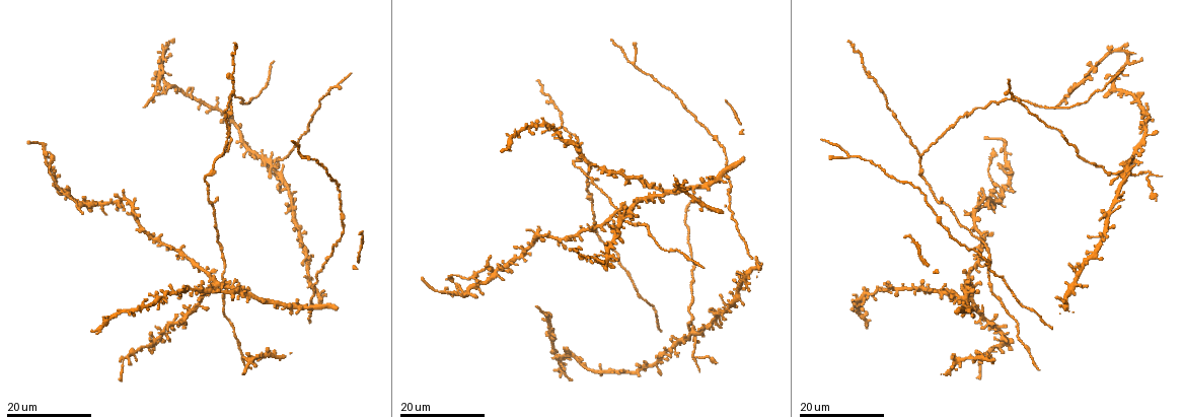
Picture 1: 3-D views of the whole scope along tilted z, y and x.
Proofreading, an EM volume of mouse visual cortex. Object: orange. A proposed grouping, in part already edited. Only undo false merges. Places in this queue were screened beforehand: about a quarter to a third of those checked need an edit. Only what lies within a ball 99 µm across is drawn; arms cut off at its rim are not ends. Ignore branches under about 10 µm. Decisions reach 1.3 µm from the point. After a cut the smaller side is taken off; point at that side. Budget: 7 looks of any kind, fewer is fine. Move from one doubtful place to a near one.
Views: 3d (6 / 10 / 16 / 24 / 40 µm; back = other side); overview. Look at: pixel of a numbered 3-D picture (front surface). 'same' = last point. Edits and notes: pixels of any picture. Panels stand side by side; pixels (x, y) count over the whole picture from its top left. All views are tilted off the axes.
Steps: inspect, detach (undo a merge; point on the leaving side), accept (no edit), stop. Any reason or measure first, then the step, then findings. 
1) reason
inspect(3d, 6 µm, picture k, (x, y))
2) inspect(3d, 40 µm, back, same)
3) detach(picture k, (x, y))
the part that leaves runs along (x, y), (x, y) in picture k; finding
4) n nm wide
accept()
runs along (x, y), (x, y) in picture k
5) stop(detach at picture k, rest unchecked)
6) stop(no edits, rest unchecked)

inspect(3d, 16 µm, picture 1, (989, 278))

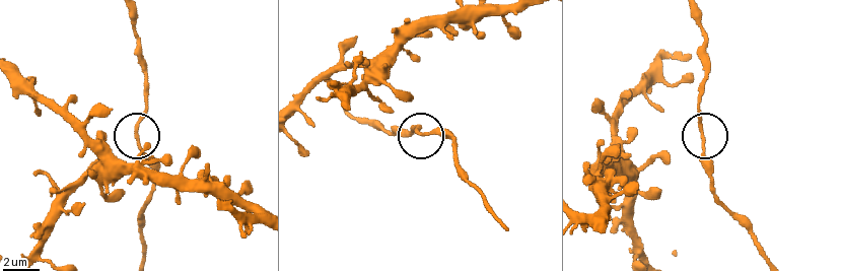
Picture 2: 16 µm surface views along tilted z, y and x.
inspect(3d, 6 µm, picture 2, (424, 136))

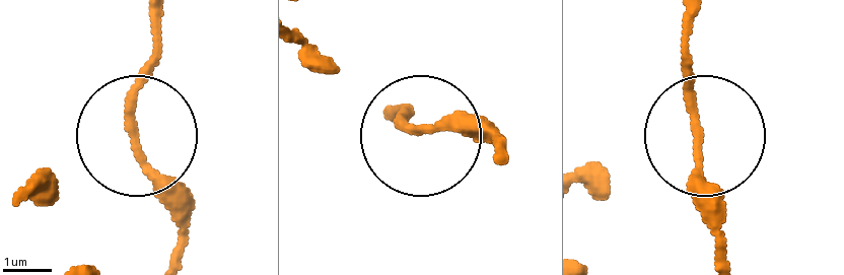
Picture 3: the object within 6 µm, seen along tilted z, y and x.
accept()
continuous, no second cell

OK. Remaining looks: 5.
three-way junction
inspect(3d, 24 µm, picture 1, (964, 312))

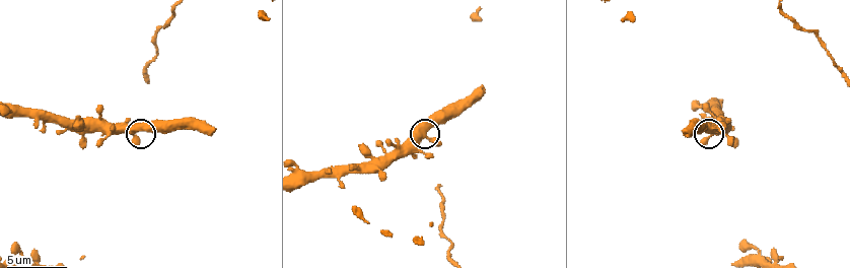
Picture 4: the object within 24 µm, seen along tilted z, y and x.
closer look
inspect(3d, 6 µm, picture 4, (423, 137))

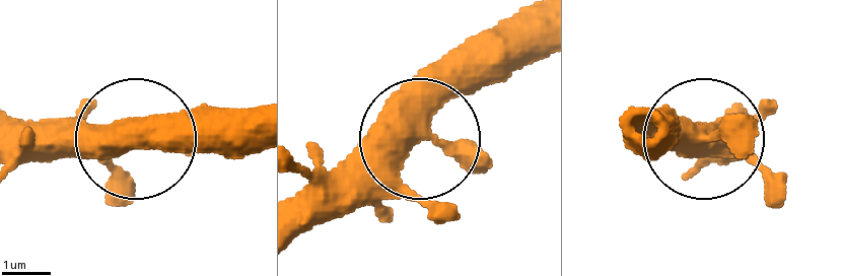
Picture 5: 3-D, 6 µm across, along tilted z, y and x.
from behind
inspect(3d, 6 µm, back, picture 5, (424, 129))

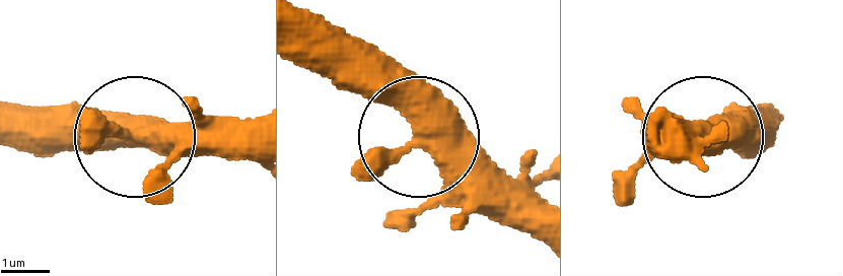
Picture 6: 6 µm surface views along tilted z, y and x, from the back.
3 arms
accept()
one cell here

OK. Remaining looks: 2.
inspect(3d, 16 µm, picture 4, (443, 205))

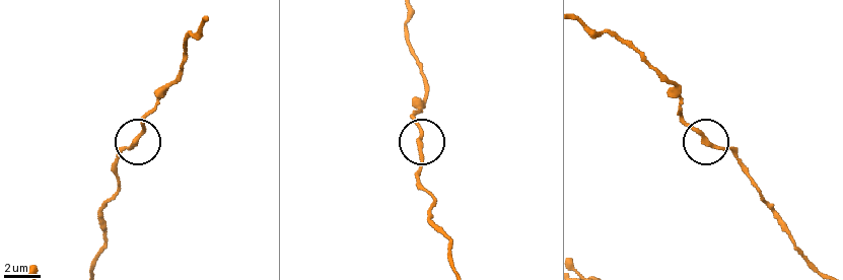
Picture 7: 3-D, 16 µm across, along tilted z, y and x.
inspect(3d, 6 µm, picture 7, (707, 143))

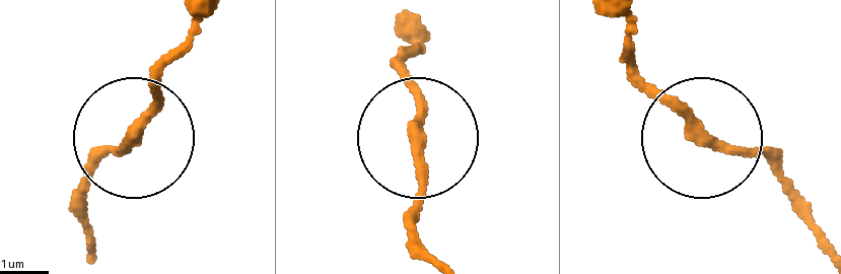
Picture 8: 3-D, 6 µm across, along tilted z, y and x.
side arm 21 µm
accept()
all the same cell

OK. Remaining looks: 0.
stop(no edits, rest unchecked)

